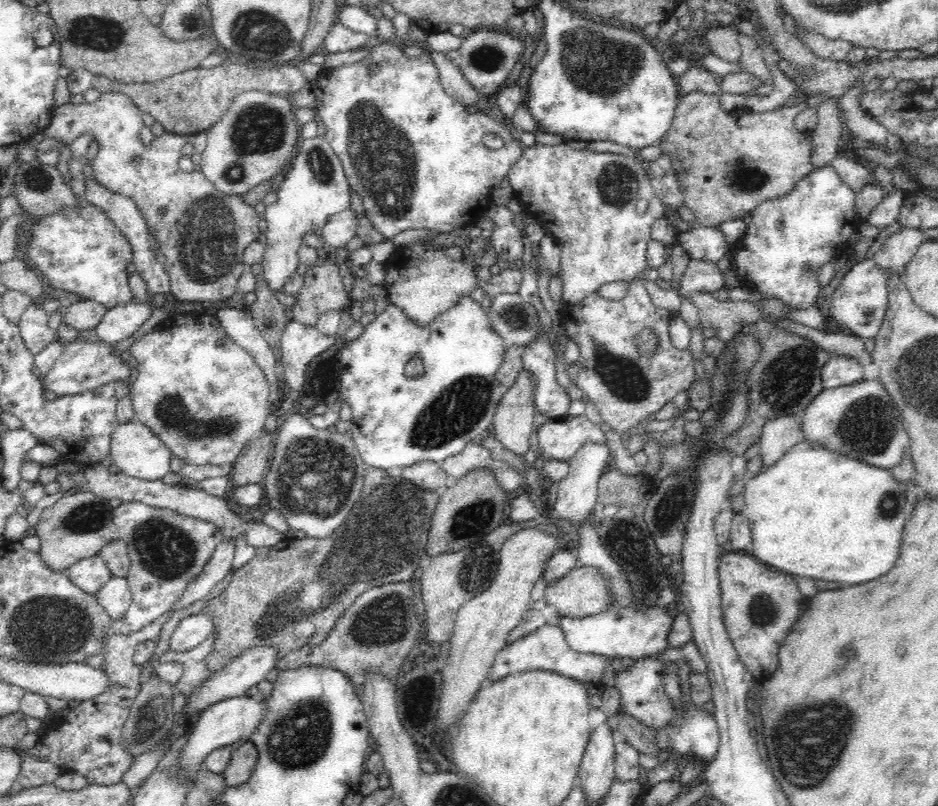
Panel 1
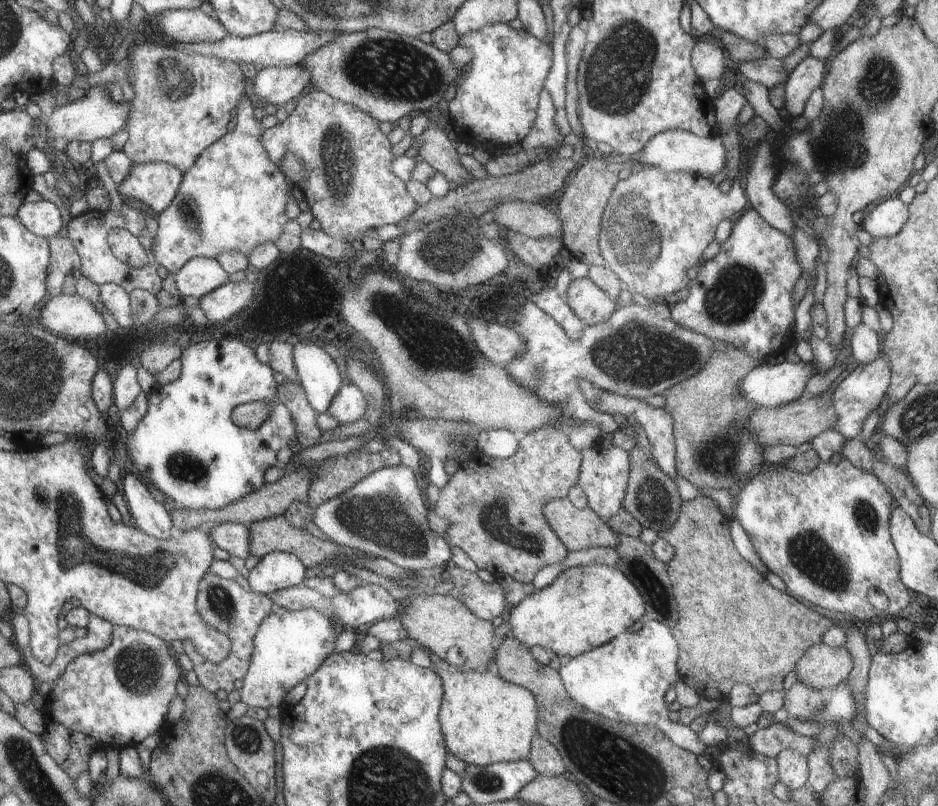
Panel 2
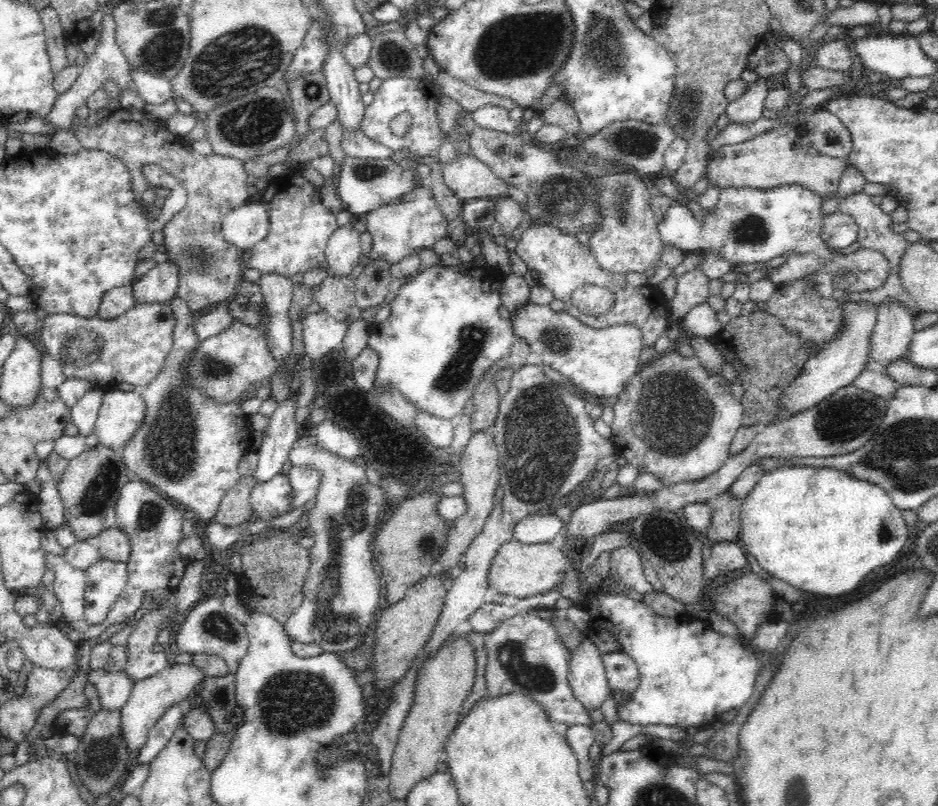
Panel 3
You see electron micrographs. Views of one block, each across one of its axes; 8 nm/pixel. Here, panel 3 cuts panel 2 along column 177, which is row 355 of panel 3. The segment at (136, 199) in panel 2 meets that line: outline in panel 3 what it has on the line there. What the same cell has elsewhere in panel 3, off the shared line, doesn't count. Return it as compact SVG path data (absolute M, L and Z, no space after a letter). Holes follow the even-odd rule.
M176 296L170 301L174 322L173 344L164 367L140 393L145 402L144 422L122 450L124 464L138 480L158 486L162 492L194 512L196 522L213 522L223 496L242 477L238 463L253 444L250 418L236 400L218 400L204 387L194 386L191 361L202 338L193 312Z

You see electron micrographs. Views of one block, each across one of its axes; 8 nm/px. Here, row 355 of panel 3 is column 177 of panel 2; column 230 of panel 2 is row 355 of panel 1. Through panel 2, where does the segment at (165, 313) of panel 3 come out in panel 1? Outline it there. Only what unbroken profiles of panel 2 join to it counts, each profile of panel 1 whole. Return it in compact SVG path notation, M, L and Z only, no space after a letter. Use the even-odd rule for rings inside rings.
M76 340L76 342L70 342L64 346L64 350L61 350L61 356L57 359L54 367L46 374L42 376L42 386L46 391L56 392L60 396L65 394L78 394L86 393L88 391L98 389L102 385L114 385L116 382L128 381L131 376L131 368L129 367L129 361L132 361L129 356L129 351L126 353L120 353L120 355L114 353L114 344L110 344L107 340L96 340L96 342L84 342L84 340ZM120 356L128 356L128 360L121 360Z

